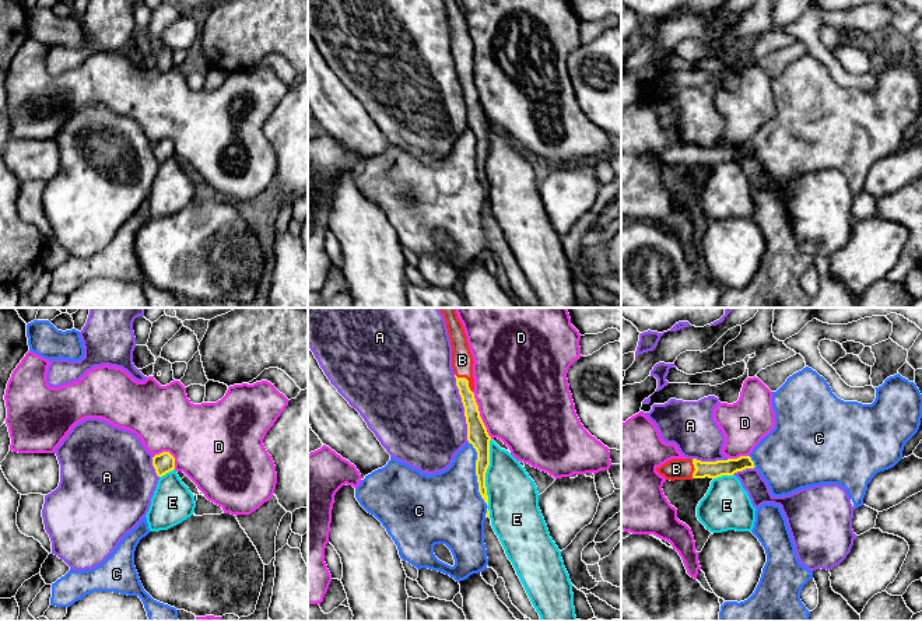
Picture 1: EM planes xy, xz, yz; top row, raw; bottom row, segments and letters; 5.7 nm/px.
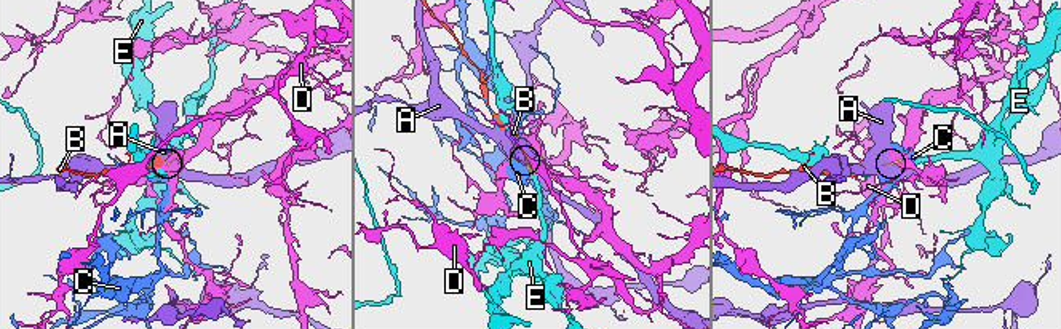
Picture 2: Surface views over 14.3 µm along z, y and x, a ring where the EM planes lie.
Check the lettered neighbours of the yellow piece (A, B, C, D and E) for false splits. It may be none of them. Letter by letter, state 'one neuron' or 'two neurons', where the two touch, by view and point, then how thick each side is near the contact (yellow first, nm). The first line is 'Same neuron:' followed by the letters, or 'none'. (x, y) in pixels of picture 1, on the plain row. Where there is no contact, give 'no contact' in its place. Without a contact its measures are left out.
Same neuron: B
A: two neurons | xz (465, 95) | 120/480 nm
B: one neuron | xz (467, 67) | 90/130 nm
C: two neurons | xz (477, 167) | 120/420 nm
D: two neurons | xz (479, 102) | 120/480 nm
E: two neurons | xz (486, 158) | 120/280 nm

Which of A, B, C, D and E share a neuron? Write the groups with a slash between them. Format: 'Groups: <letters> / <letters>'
Groups: A / B / C / D / E

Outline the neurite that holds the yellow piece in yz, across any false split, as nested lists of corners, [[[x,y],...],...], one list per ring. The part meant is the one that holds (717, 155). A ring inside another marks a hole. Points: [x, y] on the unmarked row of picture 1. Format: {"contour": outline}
{"contour": [[[750,143],[737,145],[701,148],[697,145],[672,145],[656,154],[656,158],[666,166],[693,166],[693,165],[718,165],[722,162],[733,162],[746,155],[754,155],[754,148]]]}

